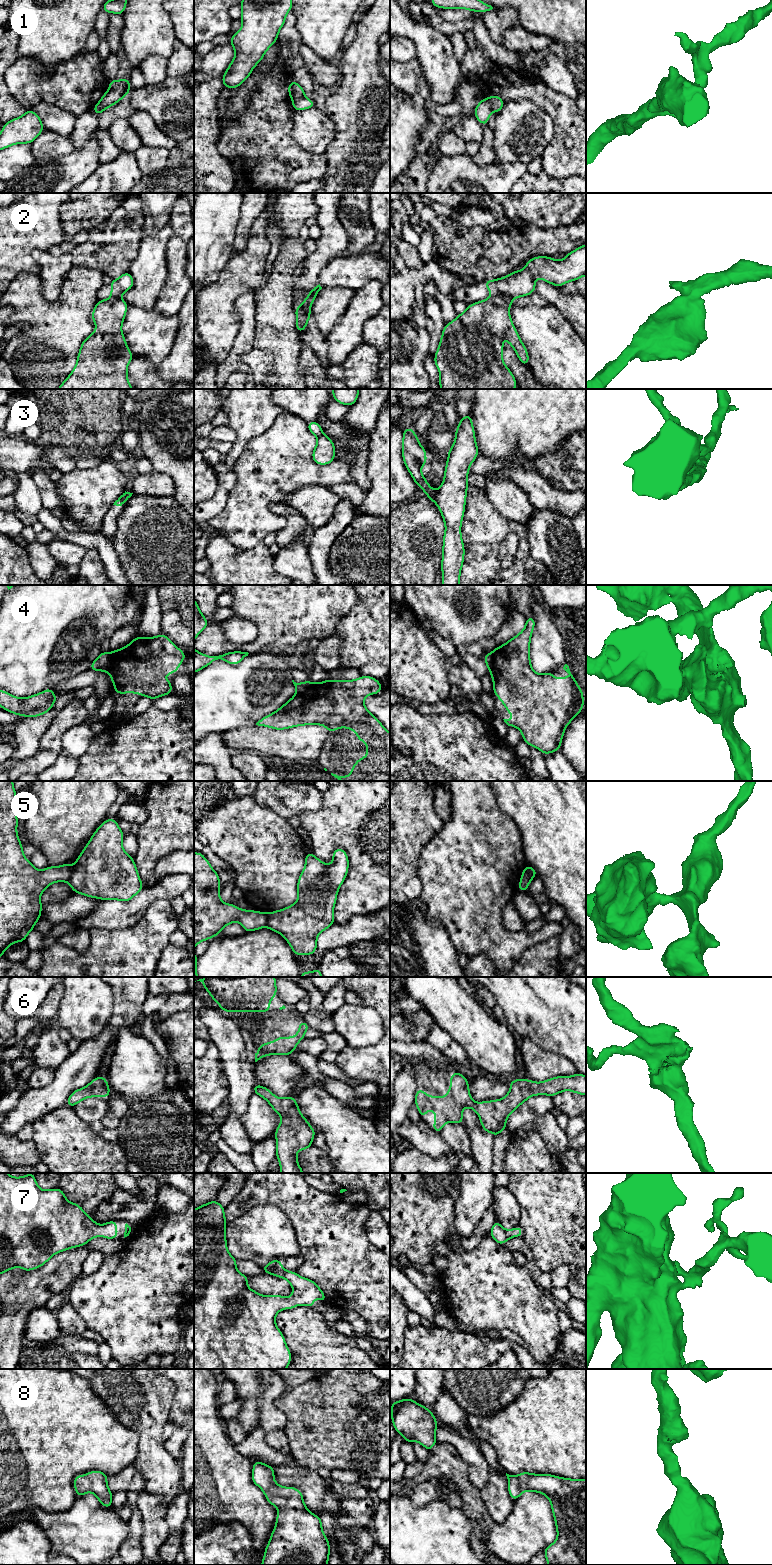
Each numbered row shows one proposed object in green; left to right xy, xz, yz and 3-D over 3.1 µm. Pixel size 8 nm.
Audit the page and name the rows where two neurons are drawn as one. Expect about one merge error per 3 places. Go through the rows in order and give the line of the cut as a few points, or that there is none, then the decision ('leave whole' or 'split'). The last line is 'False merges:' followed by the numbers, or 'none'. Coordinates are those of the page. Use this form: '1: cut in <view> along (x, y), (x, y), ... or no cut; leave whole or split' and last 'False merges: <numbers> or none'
1: cut in yz along (486, 98), (492, 110); split
2: cut in yz along (491, 296), (505, 295), (508, 298); split
3: cut in yz along (435, 491), (437, 502); split
4: cut in xy along (110, 653), (110, 664), (103, 670); split
5: cut in xy along (72, 866), (72, 874), (67, 881); split
6: no cut; leave whole
7: no cut; leave whole
8: no cut; leave whole
False merges: 1, 2, 3, 4, 5

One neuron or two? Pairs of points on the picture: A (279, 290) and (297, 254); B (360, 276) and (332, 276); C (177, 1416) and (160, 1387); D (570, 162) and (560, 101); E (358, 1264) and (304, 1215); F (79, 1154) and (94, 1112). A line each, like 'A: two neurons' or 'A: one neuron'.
A: one neuron
B: one neuron
C: two neurons
D: one neuron
E: one neuron
F: two neurons

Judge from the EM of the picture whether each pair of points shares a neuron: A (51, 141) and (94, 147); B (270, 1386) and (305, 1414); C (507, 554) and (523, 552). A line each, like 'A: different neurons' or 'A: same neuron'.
A: different neurons
B: different neurons
C: different neurons

